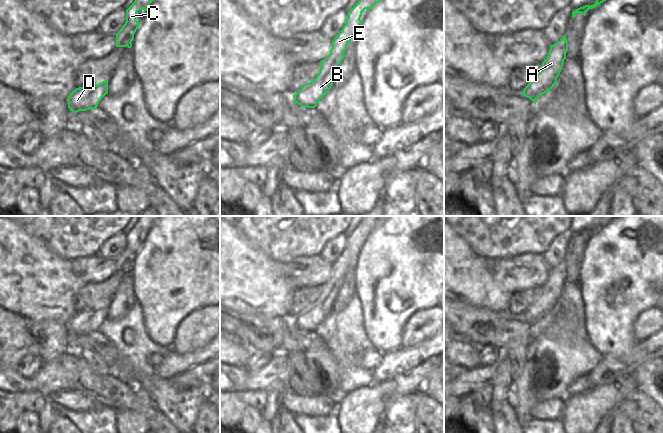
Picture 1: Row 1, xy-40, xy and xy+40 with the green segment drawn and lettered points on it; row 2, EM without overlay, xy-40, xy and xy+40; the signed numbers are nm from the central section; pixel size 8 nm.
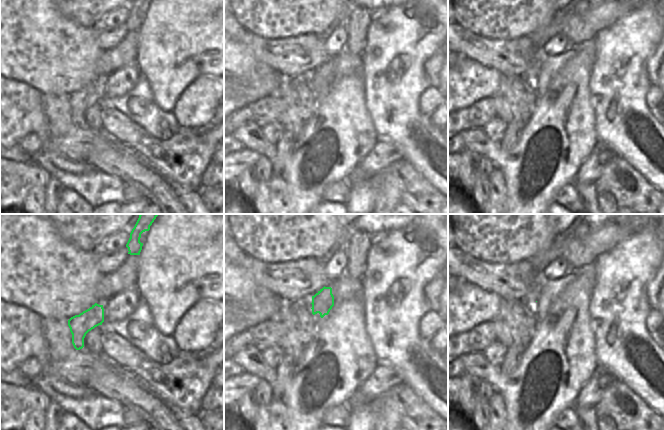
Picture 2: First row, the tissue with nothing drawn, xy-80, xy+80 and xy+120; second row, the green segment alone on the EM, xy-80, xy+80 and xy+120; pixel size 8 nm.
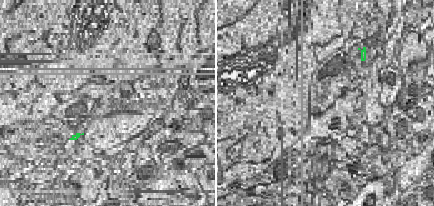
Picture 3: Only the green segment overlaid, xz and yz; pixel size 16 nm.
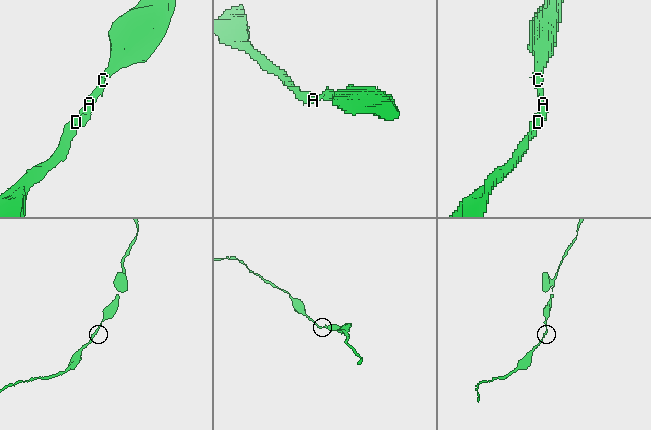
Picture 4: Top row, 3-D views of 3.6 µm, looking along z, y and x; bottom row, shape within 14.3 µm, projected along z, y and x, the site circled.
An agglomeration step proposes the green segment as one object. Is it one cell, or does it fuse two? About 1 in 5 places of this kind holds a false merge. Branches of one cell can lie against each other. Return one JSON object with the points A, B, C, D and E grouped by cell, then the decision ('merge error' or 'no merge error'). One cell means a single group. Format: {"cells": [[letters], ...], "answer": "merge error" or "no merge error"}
{"cells": [["A", "B", "C", "D", "E"]], "answer": "no merge error"}

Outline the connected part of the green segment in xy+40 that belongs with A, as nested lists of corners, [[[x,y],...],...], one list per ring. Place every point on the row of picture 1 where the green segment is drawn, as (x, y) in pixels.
[[[565,34],[557,43],[550,45],[548,56],[542,62],[542,68],[534,80],[524,88],[522,95],[536,104],[541,95],[549,92],[557,82],[567,51],[568,41]]]

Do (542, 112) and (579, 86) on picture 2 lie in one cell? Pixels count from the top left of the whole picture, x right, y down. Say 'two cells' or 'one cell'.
one cell

